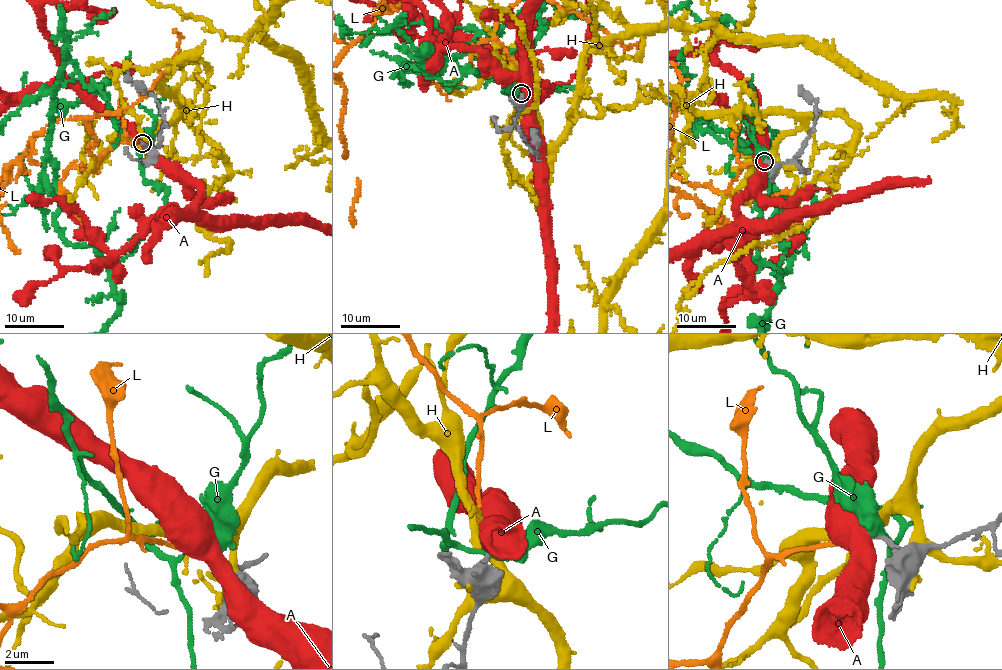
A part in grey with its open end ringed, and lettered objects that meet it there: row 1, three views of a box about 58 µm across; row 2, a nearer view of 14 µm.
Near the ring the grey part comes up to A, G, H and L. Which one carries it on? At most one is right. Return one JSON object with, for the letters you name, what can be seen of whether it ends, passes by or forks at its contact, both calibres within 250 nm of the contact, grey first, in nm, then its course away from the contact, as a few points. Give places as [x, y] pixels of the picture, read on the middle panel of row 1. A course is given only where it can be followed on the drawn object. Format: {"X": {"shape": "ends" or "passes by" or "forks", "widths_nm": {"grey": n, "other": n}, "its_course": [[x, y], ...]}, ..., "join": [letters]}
{"L": {"shape": "ends", "widths_nm": {"grey": 170, "other": 170}}, "join": ["L"]}

